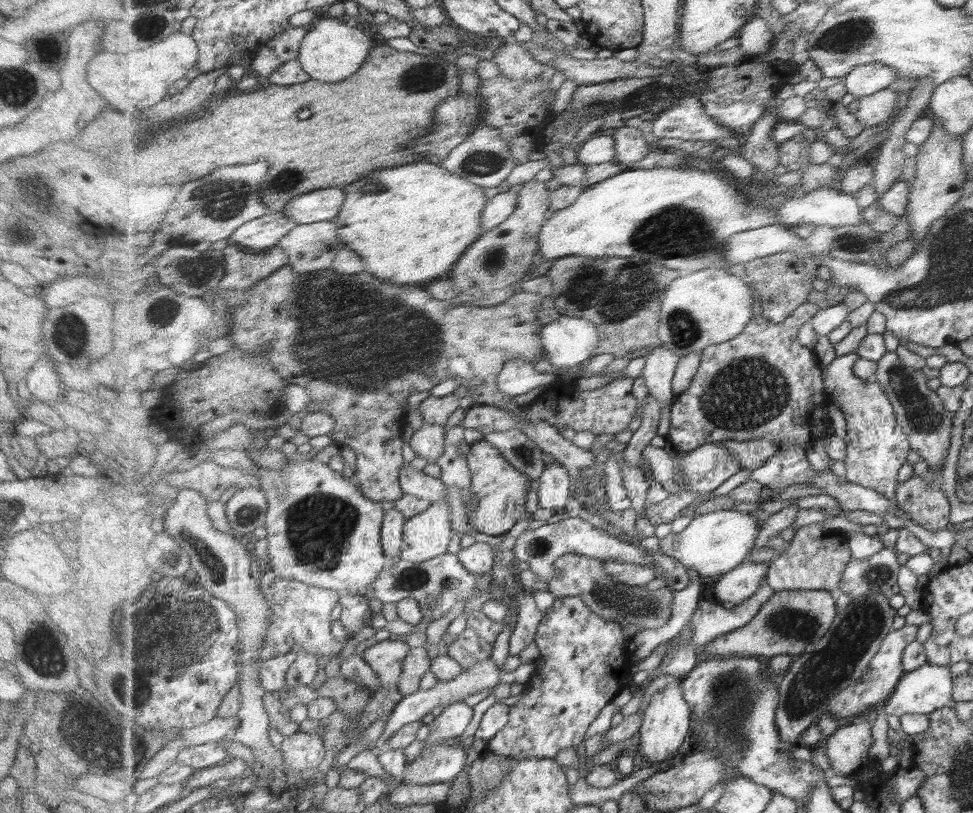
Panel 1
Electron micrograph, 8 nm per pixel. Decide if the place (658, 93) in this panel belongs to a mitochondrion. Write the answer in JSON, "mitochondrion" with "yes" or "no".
{"mitochondrion":"yes"}

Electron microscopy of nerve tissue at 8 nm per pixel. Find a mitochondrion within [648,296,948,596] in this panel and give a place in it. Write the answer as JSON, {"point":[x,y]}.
{"point":[743,396]}

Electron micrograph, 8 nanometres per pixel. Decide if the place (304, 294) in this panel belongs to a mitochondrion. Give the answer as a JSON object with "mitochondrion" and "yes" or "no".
{"mitochondrion":"yes"}

